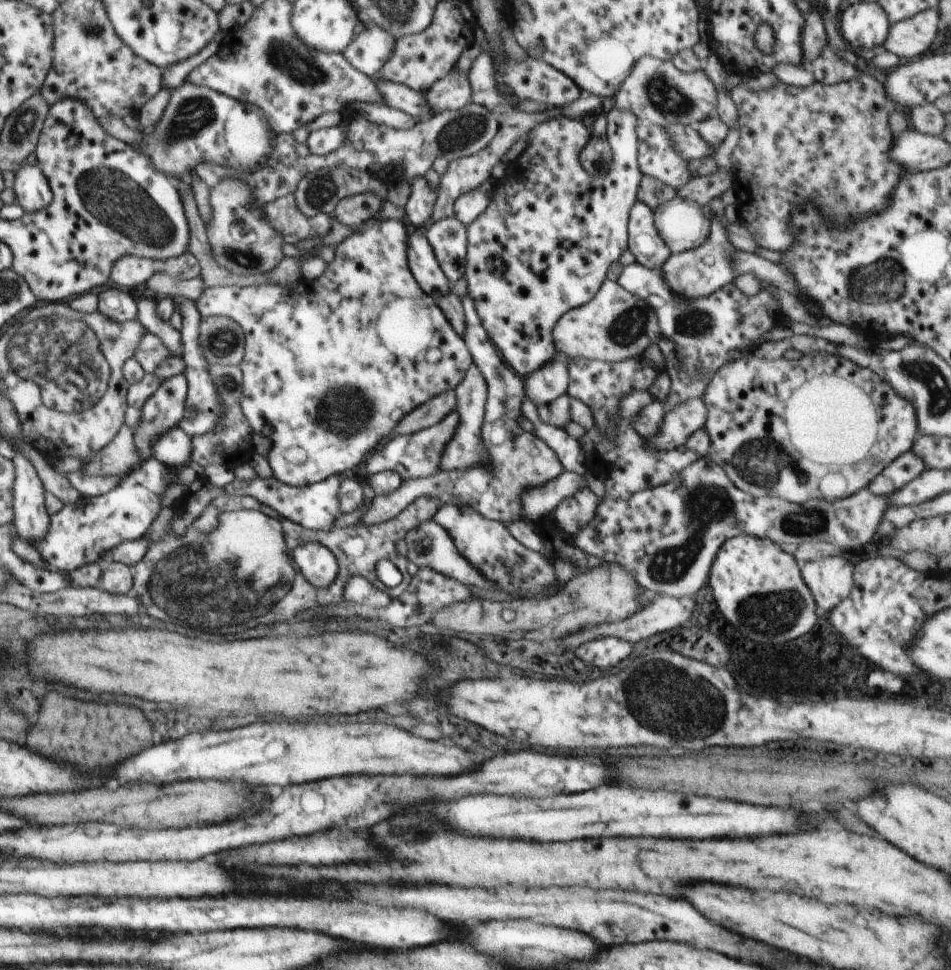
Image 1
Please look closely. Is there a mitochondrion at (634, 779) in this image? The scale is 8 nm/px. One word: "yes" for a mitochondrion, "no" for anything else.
no

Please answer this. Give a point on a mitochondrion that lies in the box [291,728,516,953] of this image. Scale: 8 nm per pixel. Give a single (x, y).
(415, 833)

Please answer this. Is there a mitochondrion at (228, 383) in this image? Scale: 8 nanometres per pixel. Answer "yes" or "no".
yes

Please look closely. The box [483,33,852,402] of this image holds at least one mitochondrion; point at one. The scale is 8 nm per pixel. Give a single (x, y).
(667, 99)

